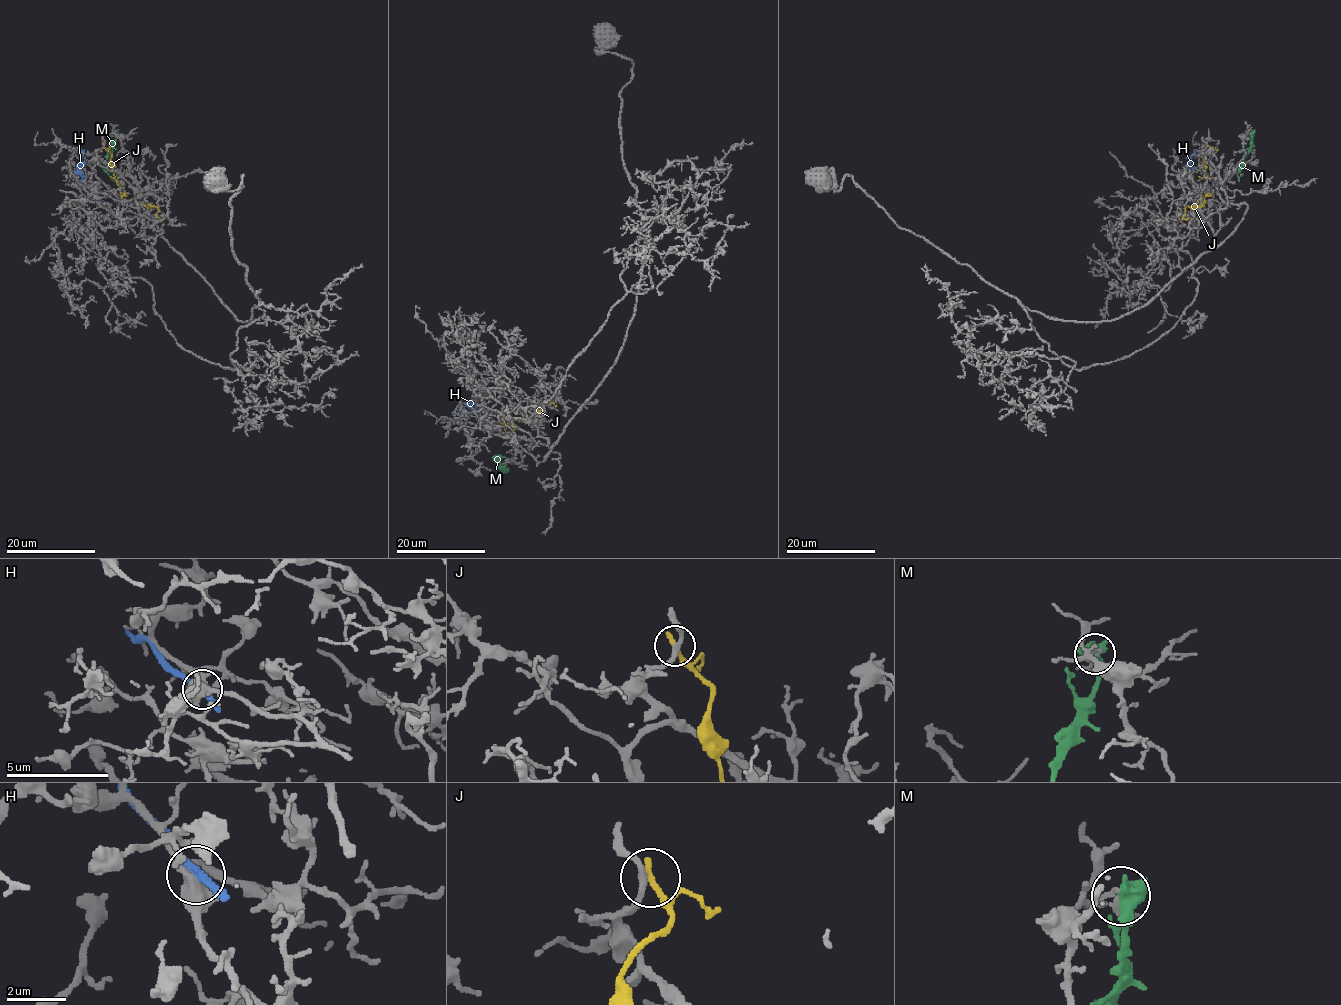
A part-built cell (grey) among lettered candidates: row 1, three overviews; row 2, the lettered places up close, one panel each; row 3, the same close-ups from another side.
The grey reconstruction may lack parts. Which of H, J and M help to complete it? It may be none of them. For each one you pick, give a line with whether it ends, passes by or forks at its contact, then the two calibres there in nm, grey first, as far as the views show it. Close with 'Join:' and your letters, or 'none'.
Join: none

